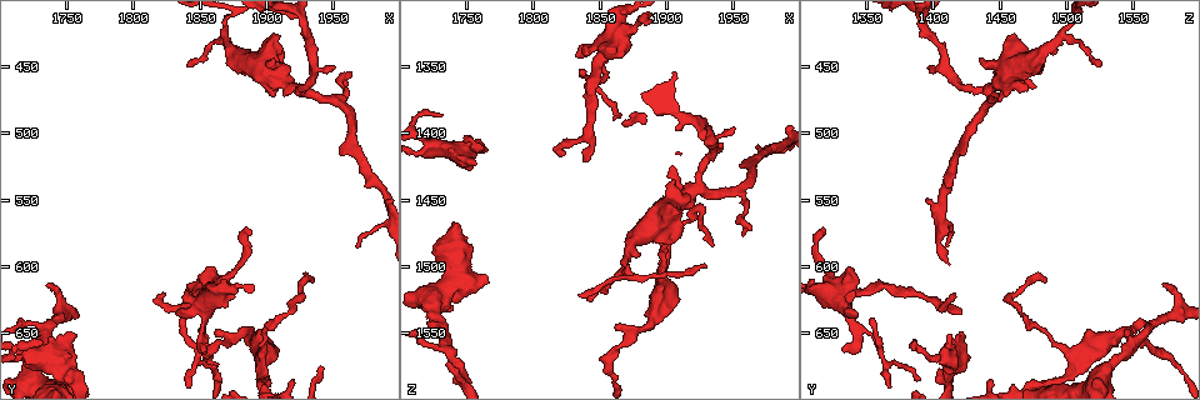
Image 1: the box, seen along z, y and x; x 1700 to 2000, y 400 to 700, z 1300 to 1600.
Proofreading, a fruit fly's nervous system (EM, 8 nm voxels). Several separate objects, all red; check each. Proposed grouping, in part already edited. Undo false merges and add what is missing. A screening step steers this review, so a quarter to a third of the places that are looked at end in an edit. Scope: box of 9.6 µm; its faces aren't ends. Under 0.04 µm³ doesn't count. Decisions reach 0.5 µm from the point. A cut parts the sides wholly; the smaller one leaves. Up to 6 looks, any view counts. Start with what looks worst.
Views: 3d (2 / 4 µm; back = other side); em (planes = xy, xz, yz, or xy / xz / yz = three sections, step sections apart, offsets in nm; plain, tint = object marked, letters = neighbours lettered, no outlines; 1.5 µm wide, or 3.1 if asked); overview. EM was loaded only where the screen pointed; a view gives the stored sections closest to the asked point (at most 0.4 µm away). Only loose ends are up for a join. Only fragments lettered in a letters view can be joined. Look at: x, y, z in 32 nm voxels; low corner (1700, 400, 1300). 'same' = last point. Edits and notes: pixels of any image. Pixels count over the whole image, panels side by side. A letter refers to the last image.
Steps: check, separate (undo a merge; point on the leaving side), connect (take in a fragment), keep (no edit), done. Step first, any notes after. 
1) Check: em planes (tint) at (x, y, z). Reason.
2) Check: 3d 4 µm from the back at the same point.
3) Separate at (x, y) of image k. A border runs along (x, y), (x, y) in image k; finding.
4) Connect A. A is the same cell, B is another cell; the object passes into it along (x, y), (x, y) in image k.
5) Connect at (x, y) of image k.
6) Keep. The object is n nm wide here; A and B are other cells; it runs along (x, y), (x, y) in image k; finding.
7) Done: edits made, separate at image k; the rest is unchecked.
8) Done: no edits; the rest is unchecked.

Check: 3d 4 µm at (1936, 610, 1486). End of a long branch.

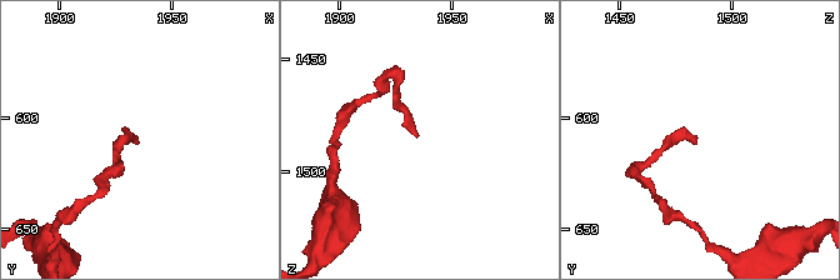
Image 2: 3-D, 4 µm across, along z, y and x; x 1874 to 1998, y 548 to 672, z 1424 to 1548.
Check: em planes (letters) at (1935, 610, 1485). Now the EM.

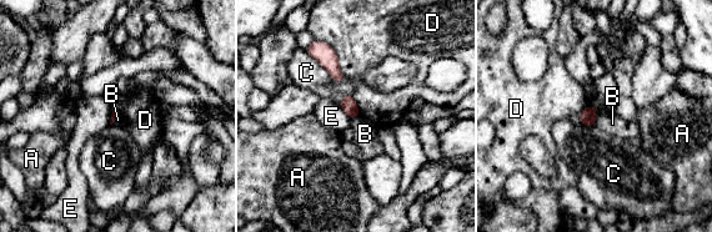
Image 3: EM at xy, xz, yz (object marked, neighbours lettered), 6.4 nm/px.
Keep. A, B, C, D and E are other cells; a border runs along (597, 111), (593, 124) in image 3; no lettered fragment goes on from it.

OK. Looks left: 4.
Check: em planes (letters) at (1736, 610, 1572). Thin end.

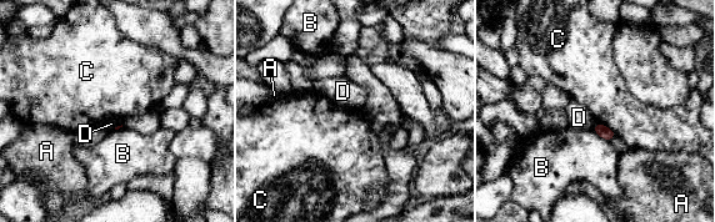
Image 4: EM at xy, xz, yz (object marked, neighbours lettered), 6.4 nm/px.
Keep. A, B, C and D are other cells; no lettered fragment goes on from it.

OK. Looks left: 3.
Check: em planes (letters) at (1924, 468, 1440). Thin arm on a thick one.

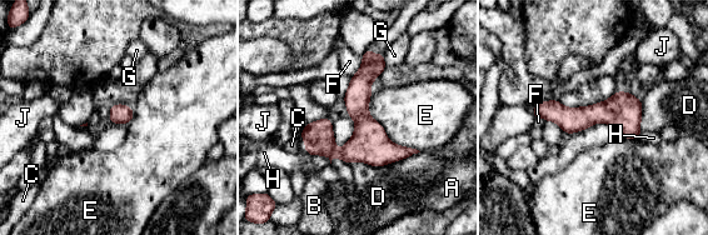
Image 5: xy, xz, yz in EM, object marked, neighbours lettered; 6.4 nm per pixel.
Keep. The object is 130 nm wide here; A, B, C, D, E, F, G, H and J are other cells; it runs along (372, 60), (360, 136), (345, 151), (308, 149) in image 5; all the same neuron.

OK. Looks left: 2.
Done: no edits; the rest is unchecked.

